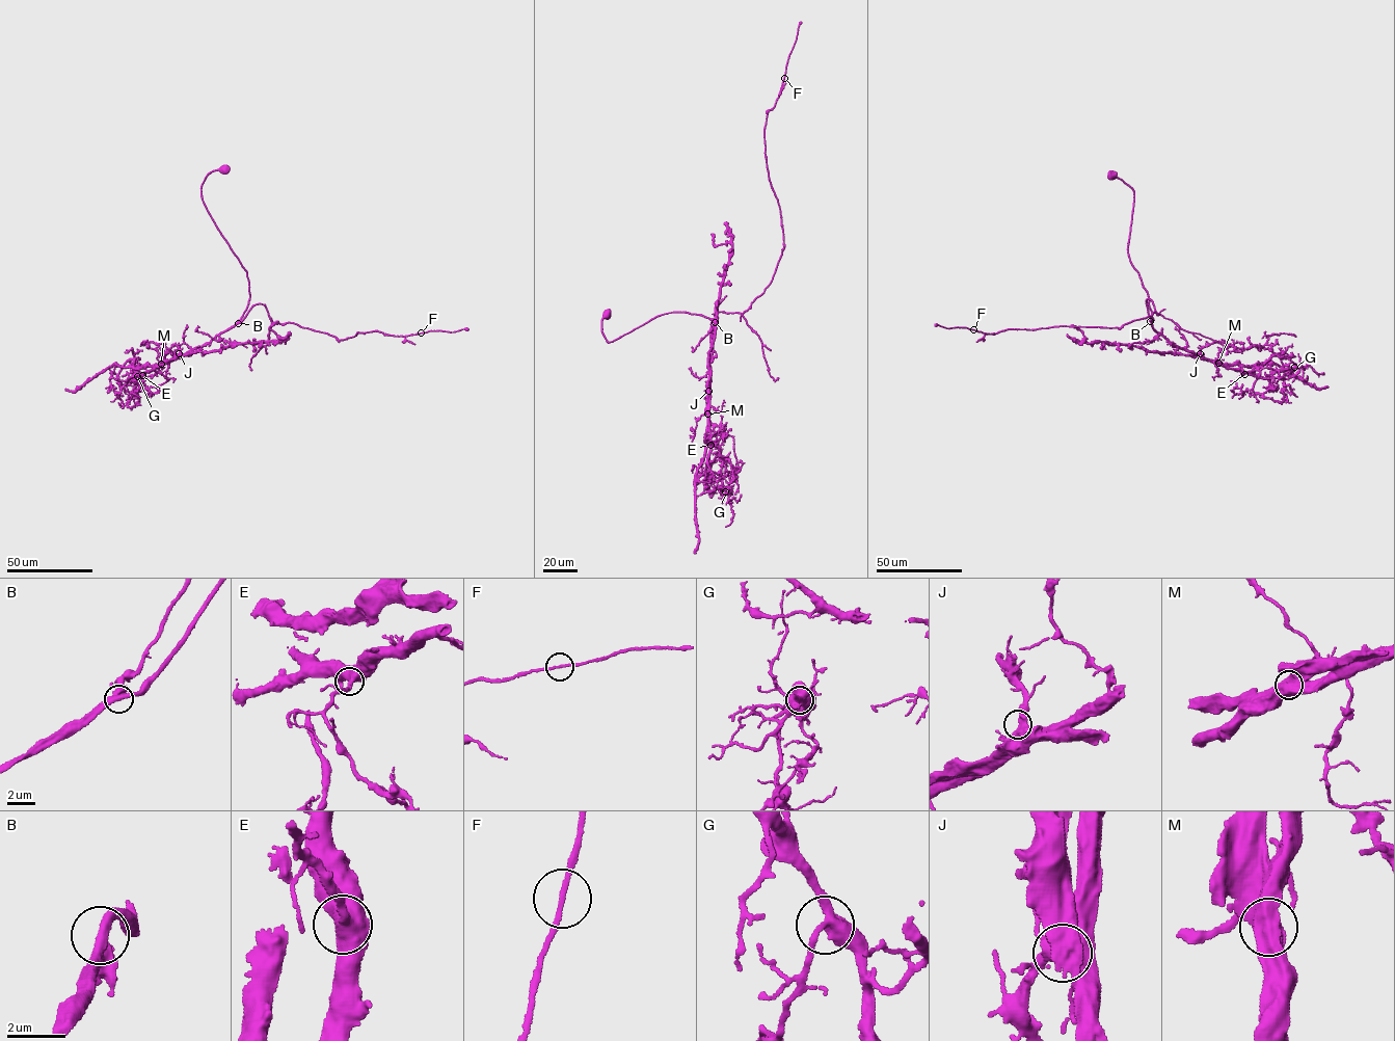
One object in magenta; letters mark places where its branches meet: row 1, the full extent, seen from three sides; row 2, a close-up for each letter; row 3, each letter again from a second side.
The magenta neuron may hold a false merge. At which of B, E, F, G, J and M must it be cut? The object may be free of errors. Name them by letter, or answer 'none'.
M

